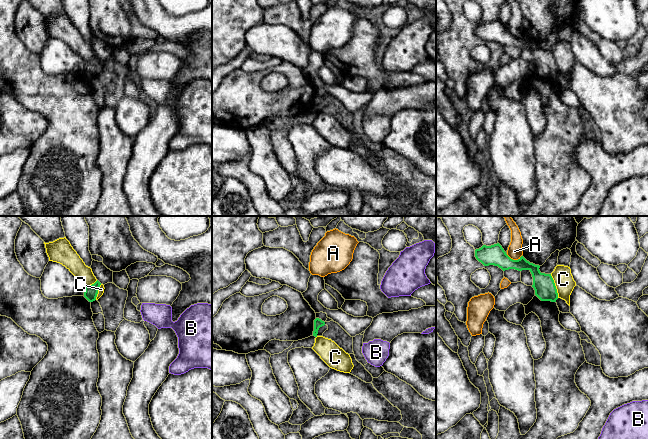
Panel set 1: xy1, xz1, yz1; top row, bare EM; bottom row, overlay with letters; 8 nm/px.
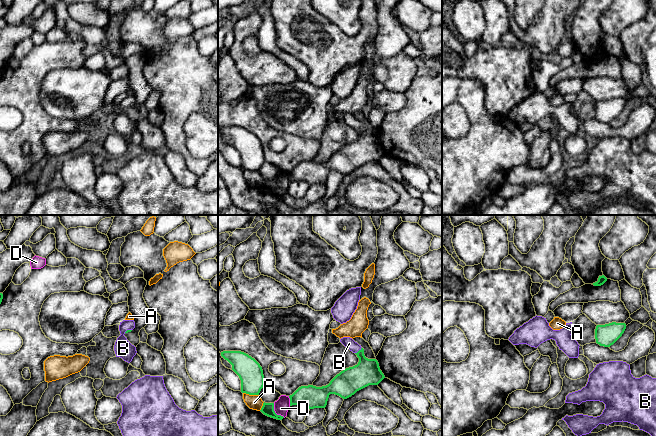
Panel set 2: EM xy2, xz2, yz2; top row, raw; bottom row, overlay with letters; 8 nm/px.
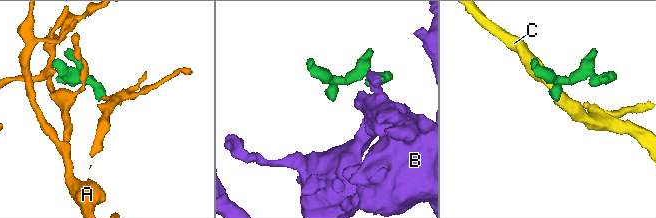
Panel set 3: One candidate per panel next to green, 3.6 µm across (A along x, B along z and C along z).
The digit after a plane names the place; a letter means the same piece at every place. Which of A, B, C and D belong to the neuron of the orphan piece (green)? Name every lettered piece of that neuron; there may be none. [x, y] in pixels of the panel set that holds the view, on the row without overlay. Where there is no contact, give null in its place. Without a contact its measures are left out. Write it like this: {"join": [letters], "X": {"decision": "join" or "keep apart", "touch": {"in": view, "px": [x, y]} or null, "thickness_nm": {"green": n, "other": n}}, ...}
{"join": ["B"], "A": {"decision": "keep apart", "touch": {"in": "yz1", "px": [514, 36]}, "thickness_nm": {"green": 160, "other": 120}}, "B": {"decision": "join", "touch": {"in": "xz2", "px": [359, 126]}, "thickness_nm": {"green": 220, "other": 90}}, "C": {"decision": "keep apart", "touch": {"in": "yz1", "px": [555, 62]}, "thickness_nm": {"green": 170, "other": 160}}, "D": {"decision": "keep apart", "touch": {"in": "xz2", "px": [274, 188]}, "thickness_nm": {"green": 100, "other": 120}}}

